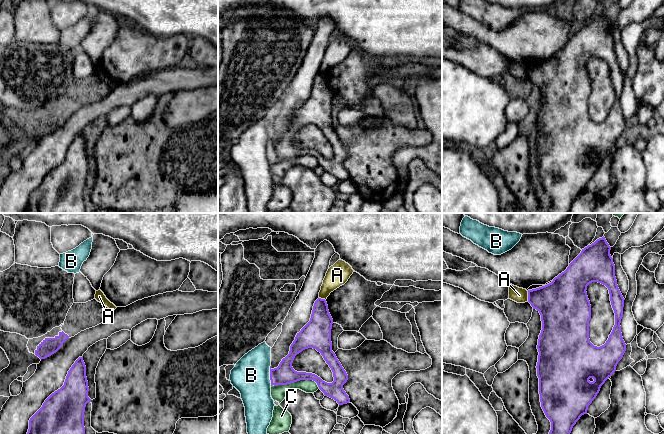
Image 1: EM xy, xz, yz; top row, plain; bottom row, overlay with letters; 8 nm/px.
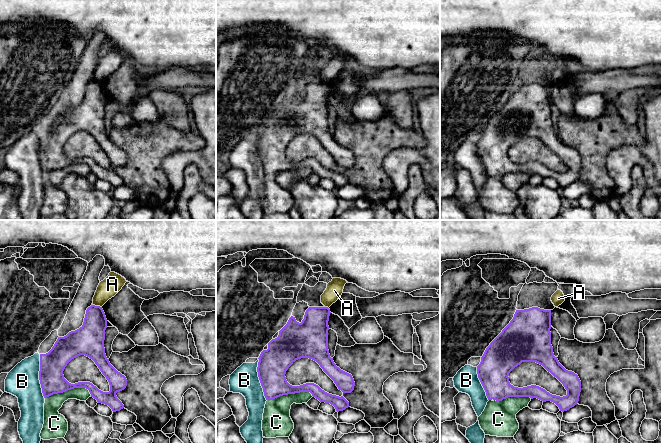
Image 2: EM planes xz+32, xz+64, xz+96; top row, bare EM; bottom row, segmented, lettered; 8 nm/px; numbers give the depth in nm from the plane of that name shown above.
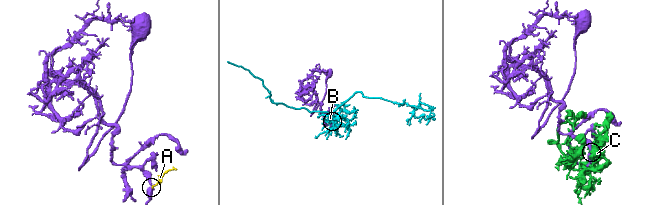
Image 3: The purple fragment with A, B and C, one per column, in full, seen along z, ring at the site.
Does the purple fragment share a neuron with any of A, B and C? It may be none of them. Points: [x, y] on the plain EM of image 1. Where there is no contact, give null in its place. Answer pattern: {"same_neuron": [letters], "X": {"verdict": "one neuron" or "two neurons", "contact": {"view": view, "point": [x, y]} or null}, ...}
{"same_neuron": [], "A": {"verdict": "two neurons", "contact": {"view": "yz", "point": [528, 72]}}, "B": {"verdict": "two neurons", "contact": {"view": "xz", "point": [270, 151]}}, "C": {"verdict": "two neurons", "contact": {"view": "xz", "point": [296, 157]}}}

